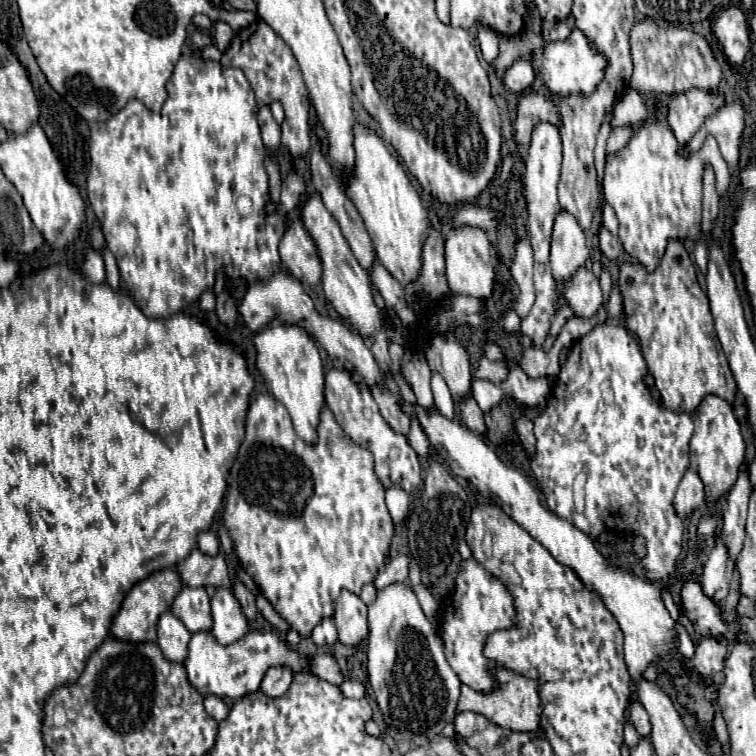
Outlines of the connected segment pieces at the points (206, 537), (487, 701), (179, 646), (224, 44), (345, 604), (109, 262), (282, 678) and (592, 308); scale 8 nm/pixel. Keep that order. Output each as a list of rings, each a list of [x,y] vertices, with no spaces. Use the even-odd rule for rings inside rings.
[[[201,531],[197,537],[197,547],[203,553],[219,553],[219,539],[211,531]]]
[[[497,669],[497,679],[501,681],[501,689],[497,693],[477,693],[469,689],[467,685],[461,687],[461,697],[457,705],[457,713],[473,711],[485,715],[491,723],[511,729],[511,731],[523,731],[523,733],[539,733],[541,731],[541,713],[543,713],[543,701],[541,701],[541,683],[537,679],[529,679],[525,675],[519,675],[515,671]]]
[[[165,611],[159,617],[157,635],[157,645],[161,645],[161,651],[165,653],[165,657],[169,657],[169,661],[181,663],[187,659],[191,631],[187,631],[187,627],[171,611]]]
[[[217,23],[213,37],[215,37],[217,49],[219,49],[219,51],[225,51],[225,49],[229,47],[231,39],[233,39],[233,29],[231,29],[229,25],[225,25],[225,23]]]
[[[341,591],[335,601],[335,623],[343,645],[359,645],[367,637],[367,605],[351,591]]]
[[[105,249],[103,251],[103,259],[105,259],[105,271],[107,271],[107,283],[111,289],[119,289],[119,267],[117,267],[117,261],[115,257]]]
[[[269,669],[265,673],[265,681],[261,683],[261,691],[269,697],[281,697],[293,683],[293,673],[289,669]]]
[[[579,267],[573,279],[565,285],[565,299],[575,309],[577,317],[593,317],[603,305],[599,279],[585,267]]]

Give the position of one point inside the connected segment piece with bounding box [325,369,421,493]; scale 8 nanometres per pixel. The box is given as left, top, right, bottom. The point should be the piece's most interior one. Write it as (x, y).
(354, 408)

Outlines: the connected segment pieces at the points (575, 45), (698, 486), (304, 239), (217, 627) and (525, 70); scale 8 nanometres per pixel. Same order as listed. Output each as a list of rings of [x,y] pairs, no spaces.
[[[573,29],[573,33],[565,39],[565,43],[563,41],[547,43],[541,53],[543,81],[551,93],[561,97],[567,97],[571,93],[581,93],[581,95],[593,93],[593,89],[597,89],[597,85],[601,83],[603,69],[605,69],[605,57],[589,49],[589,39],[579,29]]]
[[[689,469],[685,473],[685,477],[681,479],[681,483],[677,487],[677,493],[675,493],[677,513],[681,513],[681,517],[685,517],[693,509],[697,509],[703,501],[705,501],[703,481],[701,481],[701,477],[693,469]]]
[[[299,217],[289,219],[289,229],[281,241],[281,257],[285,269],[301,283],[315,287],[321,281],[321,259],[317,245]]]
[[[219,587],[217,593],[211,597],[211,613],[213,613],[211,633],[223,645],[241,639],[249,631],[249,621],[237,597],[227,587]]]
[[[519,57],[503,75],[503,85],[509,93],[523,93],[535,81],[535,69],[531,57]]]

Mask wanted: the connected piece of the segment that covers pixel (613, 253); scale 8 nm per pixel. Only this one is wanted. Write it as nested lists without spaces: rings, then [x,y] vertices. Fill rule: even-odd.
[[[603,227],[601,233],[599,233],[599,249],[601,249],[601,253],[603,253],[607,259],[617,259],[619,249],[621,249],[621,243],[619,243],[619,239],[617,239],[615,235],[611,235],[611,233]]]

